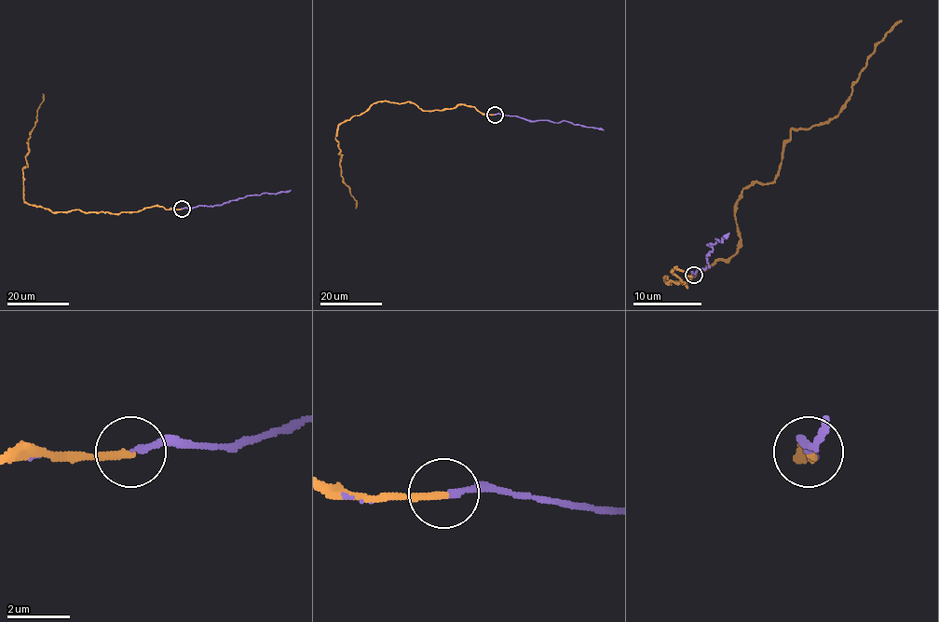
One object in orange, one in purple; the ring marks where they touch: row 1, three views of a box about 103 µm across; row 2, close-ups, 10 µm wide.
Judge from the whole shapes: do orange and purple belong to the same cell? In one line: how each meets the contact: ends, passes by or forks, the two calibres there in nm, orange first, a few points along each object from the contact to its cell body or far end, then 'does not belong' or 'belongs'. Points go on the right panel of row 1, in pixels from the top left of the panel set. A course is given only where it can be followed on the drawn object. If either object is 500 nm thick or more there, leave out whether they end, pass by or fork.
orange ends | purple ends | 240/170 nm | orange via (693, 275), (664, 278), (736, 252), (734, 203), (774, 181), (791, 132), (836, 115), (901, 20) | purple via (693, 275), (697, 268), (709, 266), (707, 256), (712, 250), (709, 244), (729, 232) | belongs

